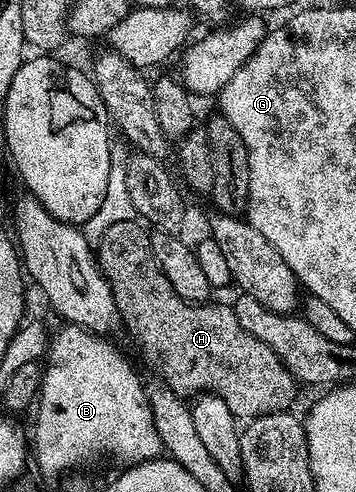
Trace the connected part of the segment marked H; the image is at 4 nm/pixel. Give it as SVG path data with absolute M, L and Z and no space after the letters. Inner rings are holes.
M134 219L107 227L101 240L96 242L95 252L101 273L111 287L111 295L115 295L115 307L121 316L121 325L129 332L130 339L137 344L146 367L161 380L158 382L186 399L202 393L219 395L238 419L252 419L263 413L288 410L292 406L289 404L297 397L299 382L277 358L275 351L271 351L267 343L255 339L255 335L239 327L239 319L235 319L232 304L194 303L175 295L175 287L167 283L167 275L163 275L153 258L152 247L150 230L140 220Z

